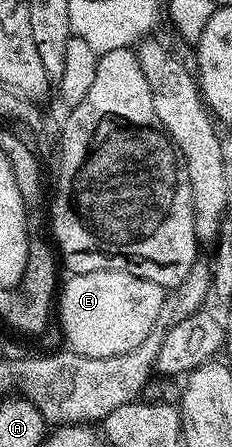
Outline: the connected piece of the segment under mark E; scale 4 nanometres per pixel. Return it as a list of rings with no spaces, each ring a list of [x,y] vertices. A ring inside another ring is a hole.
[[[101,270],[89,274],[71,274],[62,281],[61,291],[57,296],[57,320],[63,328],[65,344],[72,352],[79,352],[89,358],[109,358],[120,356],[133,350],[153,330],[157,314],[161,314],[165,289],[149,278],[137,278],[117,270]]]

